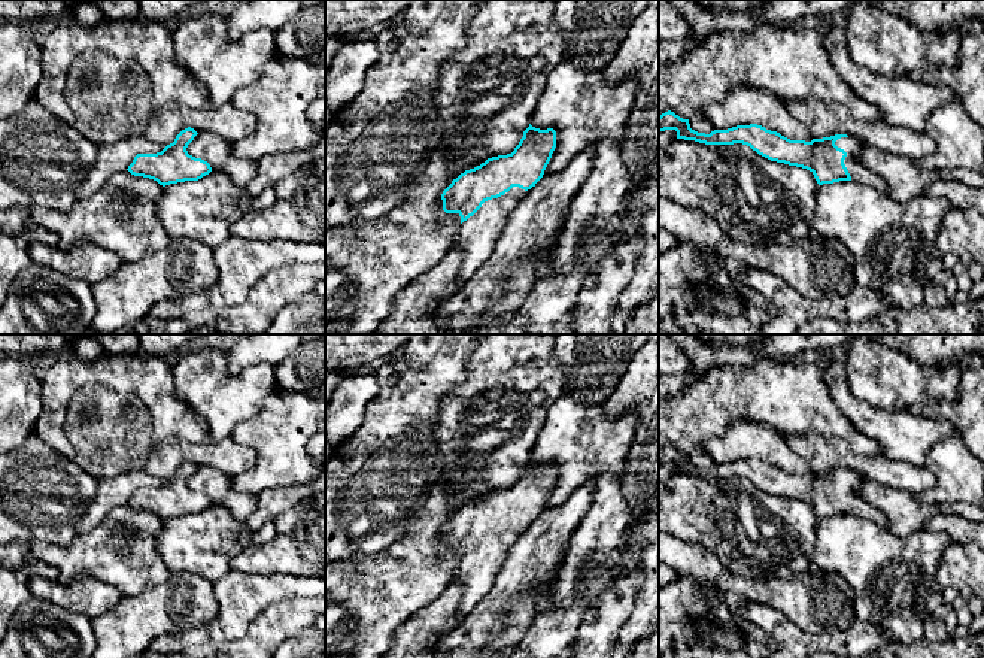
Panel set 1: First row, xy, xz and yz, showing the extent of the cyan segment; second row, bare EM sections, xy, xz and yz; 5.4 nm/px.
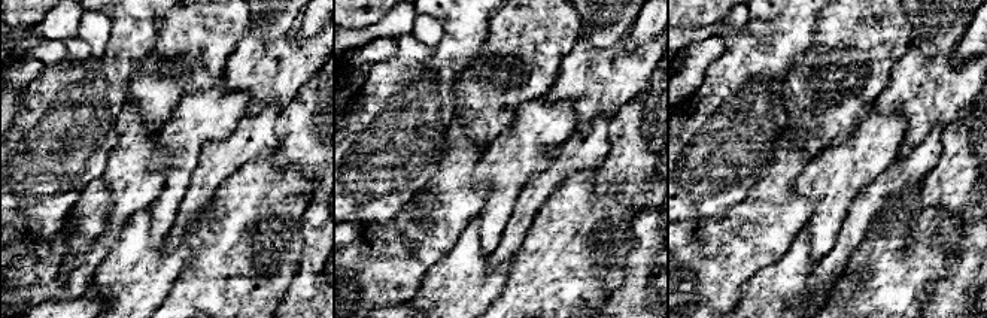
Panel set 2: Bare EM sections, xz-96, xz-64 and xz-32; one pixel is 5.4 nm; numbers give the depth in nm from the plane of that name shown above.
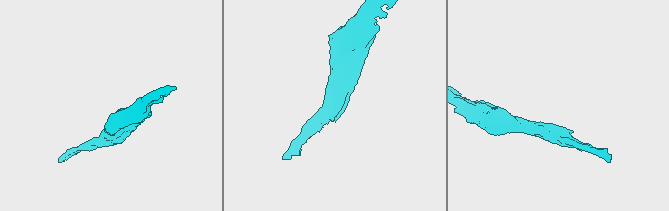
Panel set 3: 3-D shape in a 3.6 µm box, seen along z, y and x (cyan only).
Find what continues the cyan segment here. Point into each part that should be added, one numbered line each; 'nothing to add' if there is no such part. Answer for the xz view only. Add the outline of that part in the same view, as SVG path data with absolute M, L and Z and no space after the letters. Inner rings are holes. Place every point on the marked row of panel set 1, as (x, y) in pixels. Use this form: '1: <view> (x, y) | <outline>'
1: xz (476, 237) | M513 187L504 195L485 201L473 216L461 224L450 246L459 248L464 255L458 278L461 285L464 285L493 252L502 228L525 194L525 189Z

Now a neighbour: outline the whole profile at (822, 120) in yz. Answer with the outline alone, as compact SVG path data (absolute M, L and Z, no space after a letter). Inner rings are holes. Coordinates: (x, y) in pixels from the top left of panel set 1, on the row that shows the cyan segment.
M787 100L783 103L813 139L847 134L859 142L912 160L929 157L936 145L926 133L890 125L884 121L859 121L845 106L820 100Z

